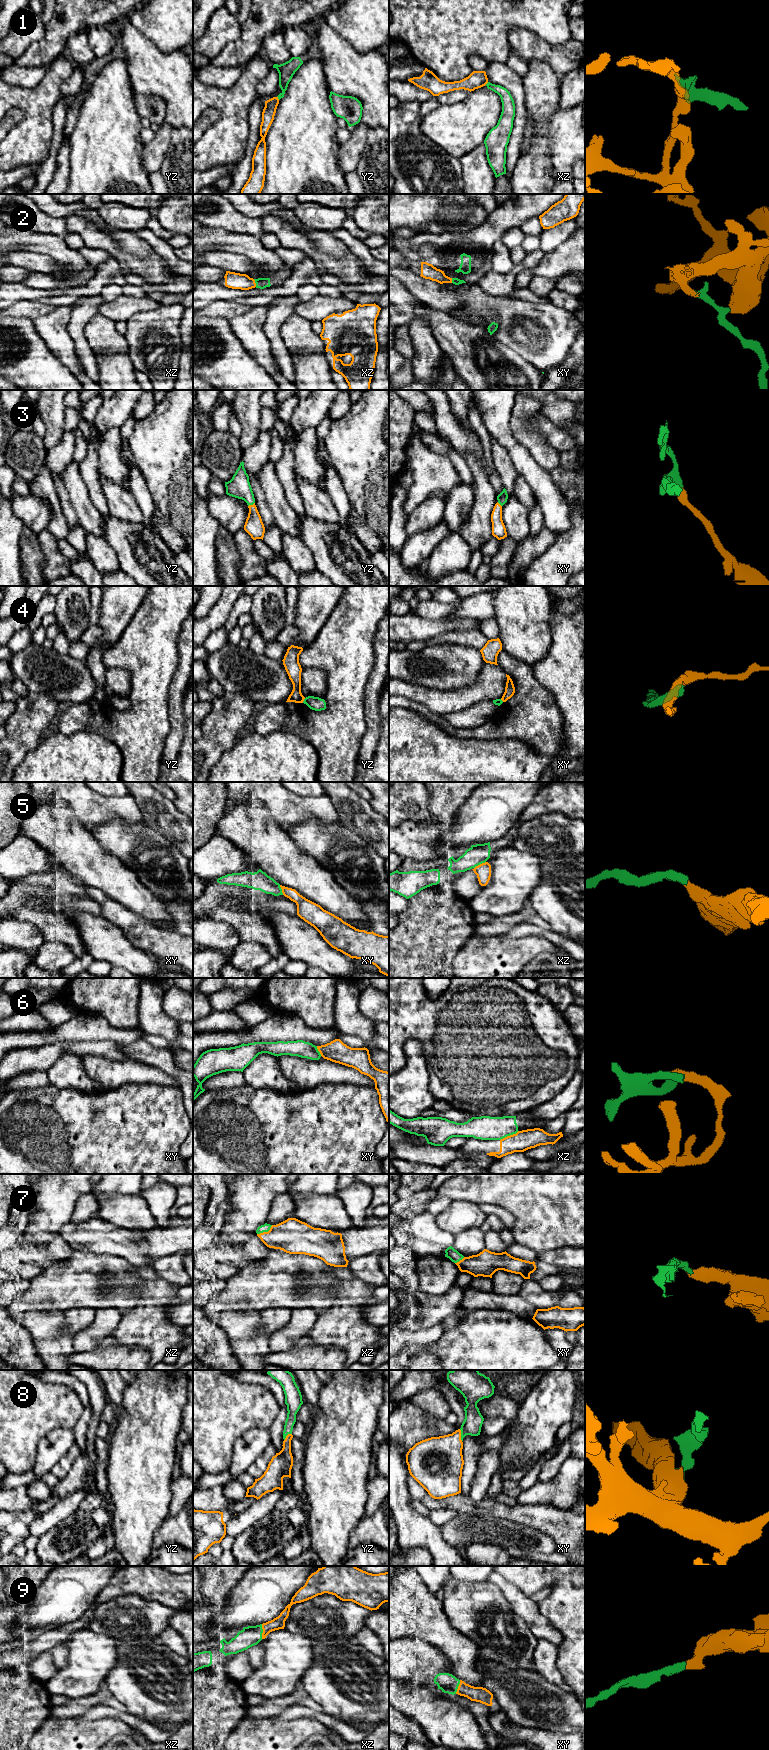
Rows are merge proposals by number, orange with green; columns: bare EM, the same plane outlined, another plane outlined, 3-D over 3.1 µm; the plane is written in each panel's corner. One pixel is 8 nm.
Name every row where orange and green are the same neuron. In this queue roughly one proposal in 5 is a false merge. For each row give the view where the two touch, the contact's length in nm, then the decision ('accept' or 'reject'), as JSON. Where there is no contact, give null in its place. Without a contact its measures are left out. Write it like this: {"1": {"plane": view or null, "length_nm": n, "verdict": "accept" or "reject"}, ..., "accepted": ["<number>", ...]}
{"1": {"plane": "yz", "length_nm": 40, "verdict": "reject"}, "2": {"plane": "xz", "length_nm": 70, "verdict": "accept"}, "3": {"plane": "yz", "length_nm": 70, "verdict": "accept"}, "4": {"plane": "yz", "length_nm": 50, "verdict": "reject"}, "5": {"plane": "xz", "length_nm": 110, "verdict": "reject"}, "6": {"plane": "xz", "length_nm": 170, "verdict": "reject"}, "7": {"plane": "xz", "length_nm": 150, "verdict": "accept"}, "8": {"plane": "xy", "length_nm": 100, "verdict": "accept"}, "9": {"plane": "xz", "length_nm": 120, "verdict": "accept"}, "accepted": ["2", "3", "7", "8", "9"]}

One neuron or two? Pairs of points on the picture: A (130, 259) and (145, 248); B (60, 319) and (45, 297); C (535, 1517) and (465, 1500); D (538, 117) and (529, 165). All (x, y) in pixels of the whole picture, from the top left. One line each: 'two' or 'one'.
A: two
B: two
C: one
D: one

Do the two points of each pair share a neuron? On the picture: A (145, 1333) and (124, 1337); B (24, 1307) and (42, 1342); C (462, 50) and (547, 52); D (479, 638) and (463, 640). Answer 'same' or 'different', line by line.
A: same
B: different
C: different
D: same

